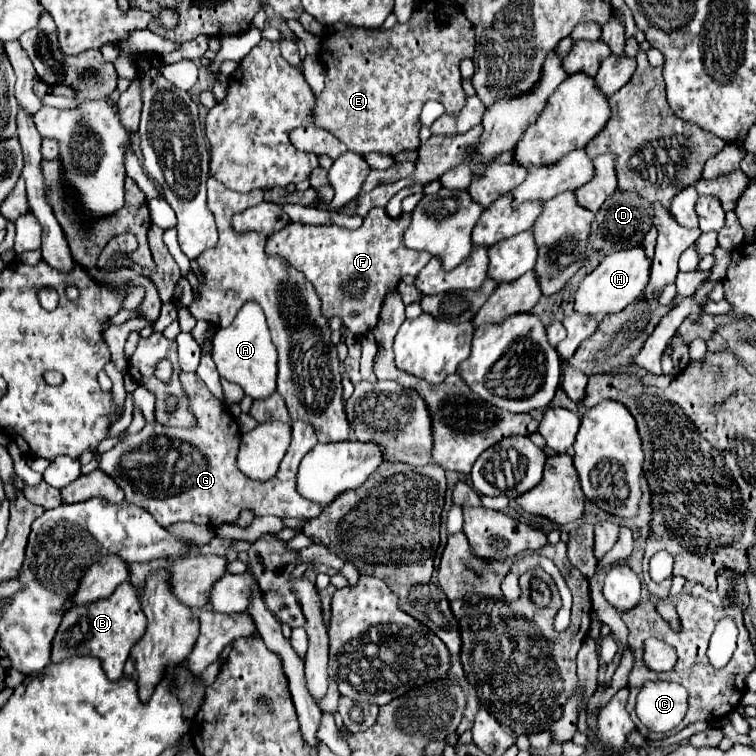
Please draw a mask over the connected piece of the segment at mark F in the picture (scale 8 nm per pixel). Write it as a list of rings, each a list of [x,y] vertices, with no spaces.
[[[375,206],[357,230],[335,224],[307,226],[289,222],[283,230],[269,236],[265,250],[285,258],[307,276],[323,302],[323,314],[327,318],[339,316],[355,336],[361,336],[377,324],[383,298],[397,288],[401,276],[415,276],[431,260],[431,254],[425,250],[407,250],[403,246],[403,230],[409,224],[411,214],[391,220],[385,208]]]

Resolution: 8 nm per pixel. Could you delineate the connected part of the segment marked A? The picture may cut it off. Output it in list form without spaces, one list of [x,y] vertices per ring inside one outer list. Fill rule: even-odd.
[[[245,302],[227,328],[219,328],[213,340],[213,362],[223,378],[239,384],[251,398],[267,398],[275,392],[277,350],[271,342],[263,310],[257,302]]]

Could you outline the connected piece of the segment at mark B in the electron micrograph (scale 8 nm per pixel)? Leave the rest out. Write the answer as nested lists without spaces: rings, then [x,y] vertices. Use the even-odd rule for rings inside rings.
[[[123,582],[109,598],[65,612],[63,622],[53,640],[51,662],[61,662],[69,656],[89,654],[103,662],[103,670],[109,680],[119,680],[123,676],[123,664],[131,652],[131,646],[143,636],[145,626],[147,618],[141,608],[139,590],[135,590],[131,582]]]

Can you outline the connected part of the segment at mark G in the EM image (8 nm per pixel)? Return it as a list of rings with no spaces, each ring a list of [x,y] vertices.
[[[181,372],[179,376],[185,392],[191,400],[191,410],[197,418],[195,430],[165,428],[157,422],[147,424],[141,432],[125,438],[113,450],[101,456],[101,470],[115,478],[125,490],[125,500],[145,508],[161,524],[193,522],[193,524],[235,524],[239,512],[249,508],[255,516],[279,516],[279,518],[315,518],[323,512],[323,506],[307,502],[297,492],[297,468],[307,452],[318,443],[315,430],[307,422],[293,422],[291,446],[277,470],[267,482],[255,482],[235,466],[241,432],[231,412],[209,392],[205,382],[197,374]]]

